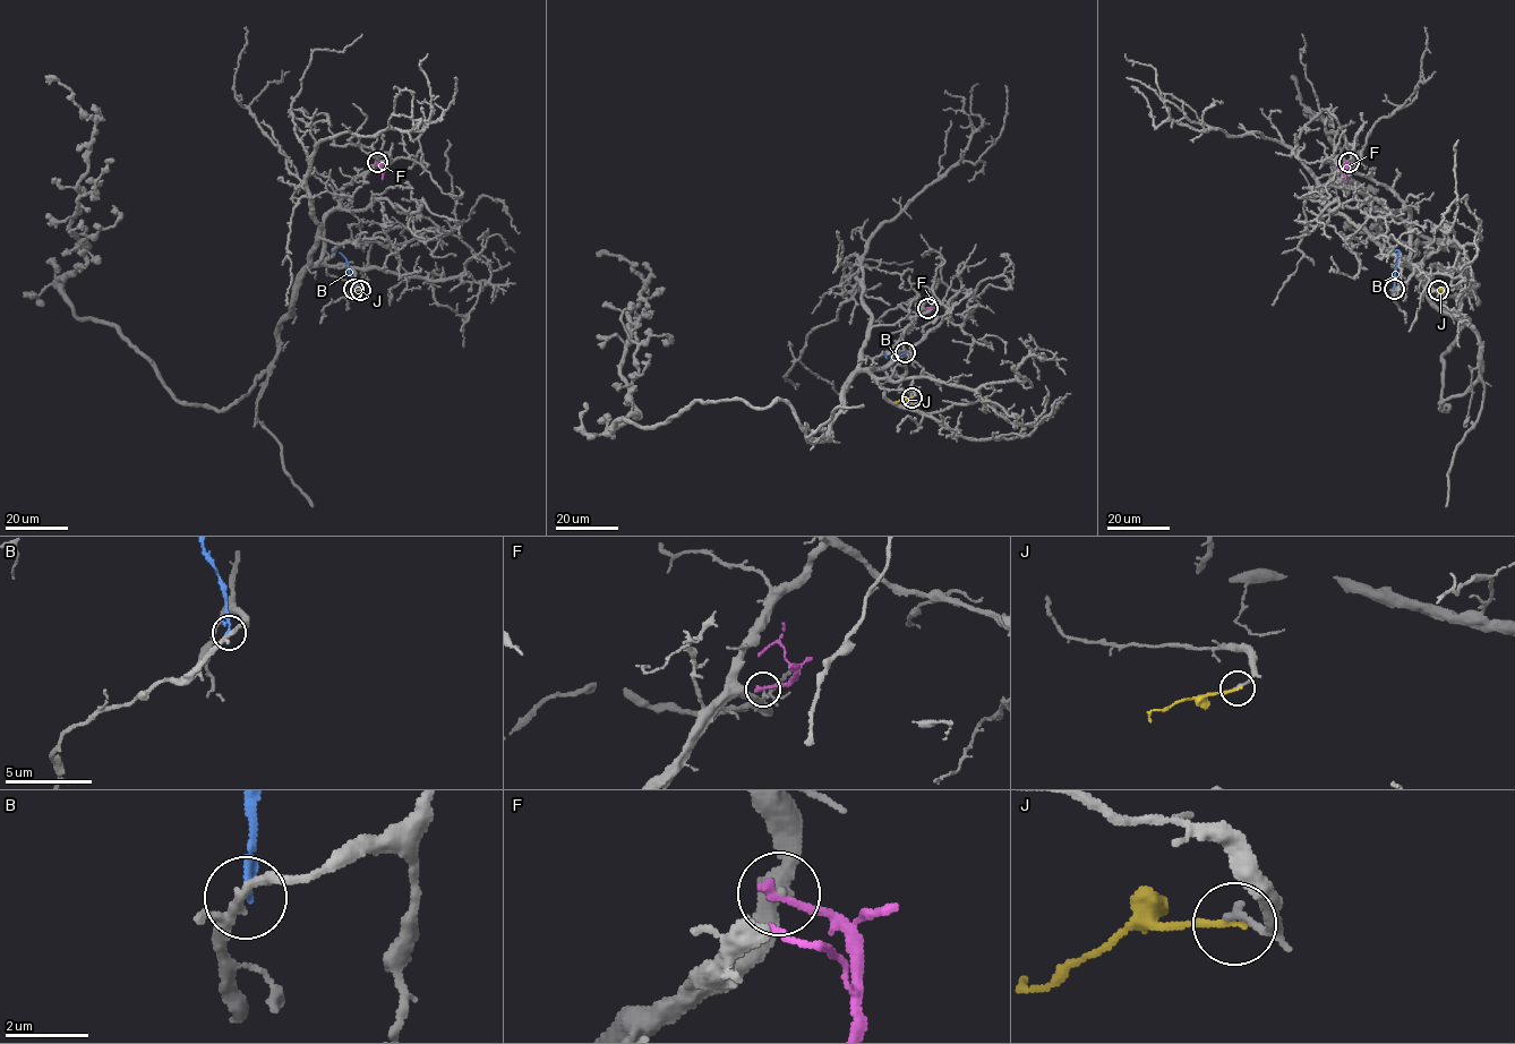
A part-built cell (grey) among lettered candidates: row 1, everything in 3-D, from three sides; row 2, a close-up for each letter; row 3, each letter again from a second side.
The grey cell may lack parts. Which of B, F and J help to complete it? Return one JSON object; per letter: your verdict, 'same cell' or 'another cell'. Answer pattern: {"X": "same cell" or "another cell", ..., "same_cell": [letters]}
{"B": "another cell", "F": "another cell", "J": "another cell", "same_cell": []}

